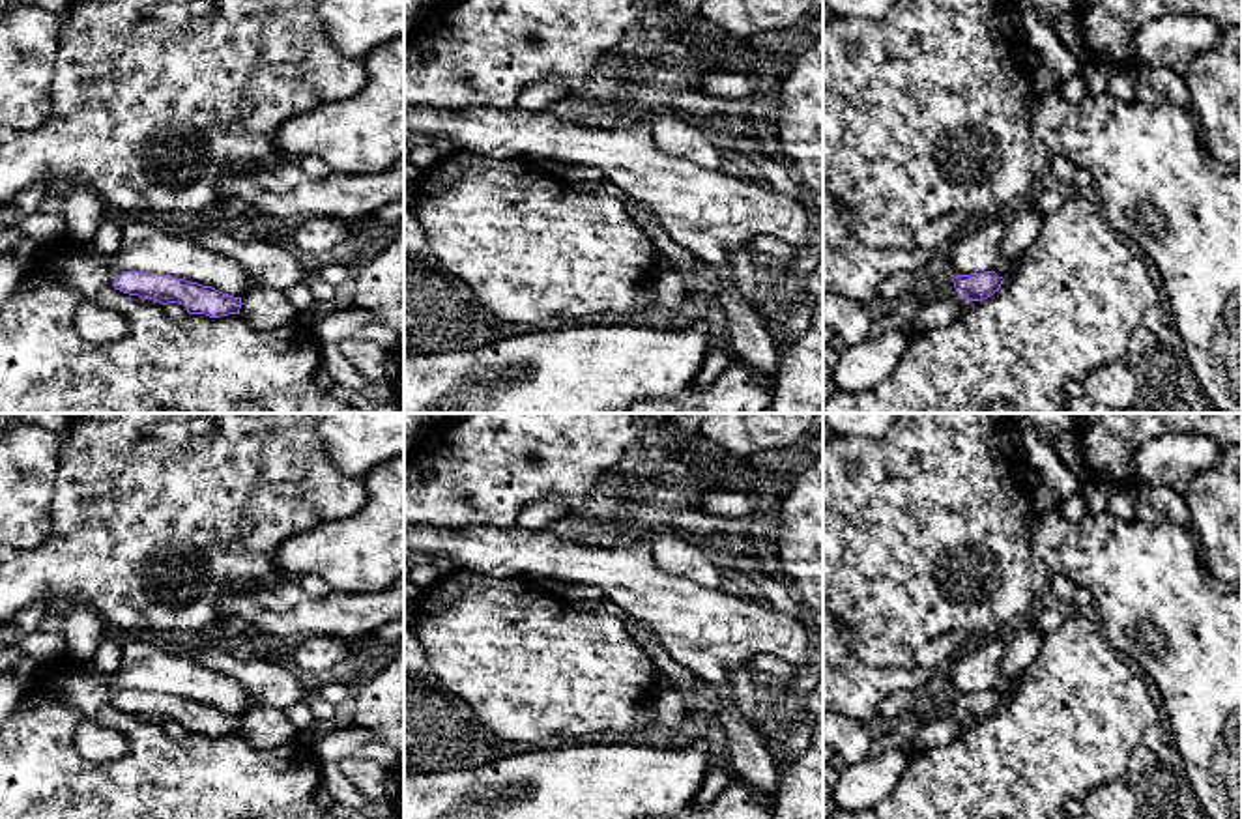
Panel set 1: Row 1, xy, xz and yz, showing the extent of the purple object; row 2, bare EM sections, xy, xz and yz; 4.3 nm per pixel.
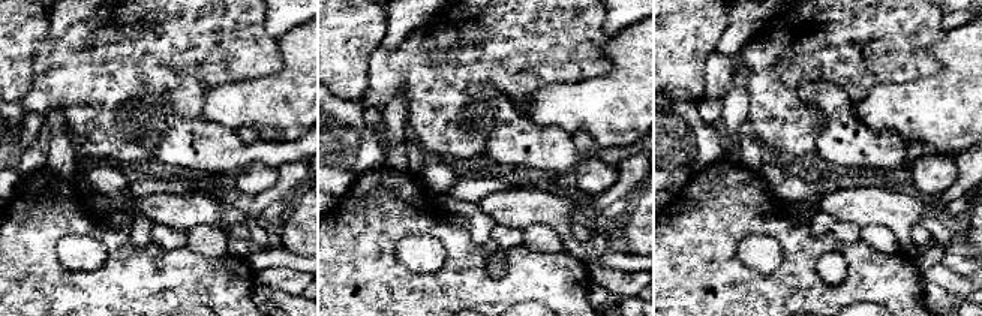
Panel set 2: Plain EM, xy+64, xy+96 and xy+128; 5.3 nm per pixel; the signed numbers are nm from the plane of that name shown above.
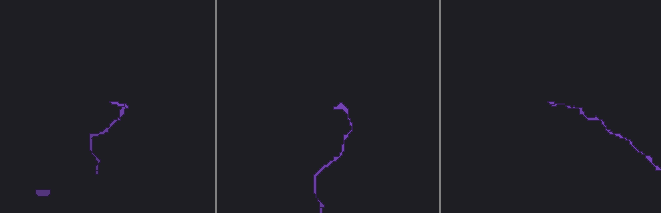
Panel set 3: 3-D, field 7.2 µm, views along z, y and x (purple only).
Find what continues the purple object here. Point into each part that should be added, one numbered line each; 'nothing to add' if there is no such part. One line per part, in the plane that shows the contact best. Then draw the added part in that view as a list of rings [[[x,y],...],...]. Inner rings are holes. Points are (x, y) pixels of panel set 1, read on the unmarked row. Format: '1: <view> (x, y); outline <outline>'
nothing to add

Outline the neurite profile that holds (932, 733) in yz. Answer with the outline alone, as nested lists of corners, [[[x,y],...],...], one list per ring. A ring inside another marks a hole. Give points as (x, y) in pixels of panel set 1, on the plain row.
[[[956,709],[941,718],[915,722],[913,742],[907,755],[924,754],[939,748],[958,737],[969,726],[969,718],[961,716]]]

